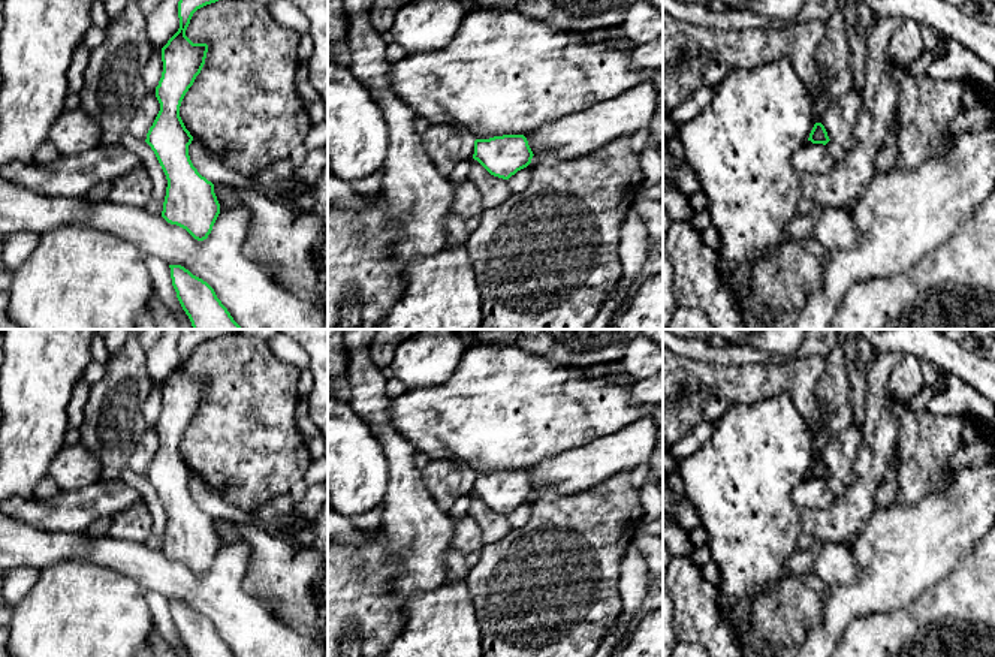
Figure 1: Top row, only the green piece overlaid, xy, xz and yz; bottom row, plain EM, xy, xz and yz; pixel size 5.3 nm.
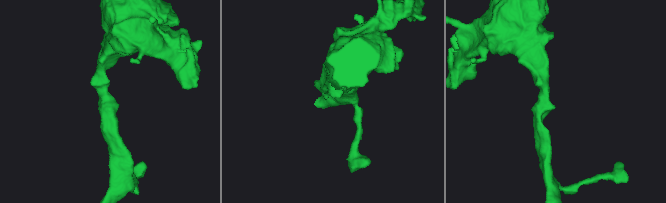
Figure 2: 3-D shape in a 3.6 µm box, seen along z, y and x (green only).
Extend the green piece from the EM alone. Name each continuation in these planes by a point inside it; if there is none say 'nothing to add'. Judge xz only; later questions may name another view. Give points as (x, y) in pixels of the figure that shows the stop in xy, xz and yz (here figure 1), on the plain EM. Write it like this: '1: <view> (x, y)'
nothing to add

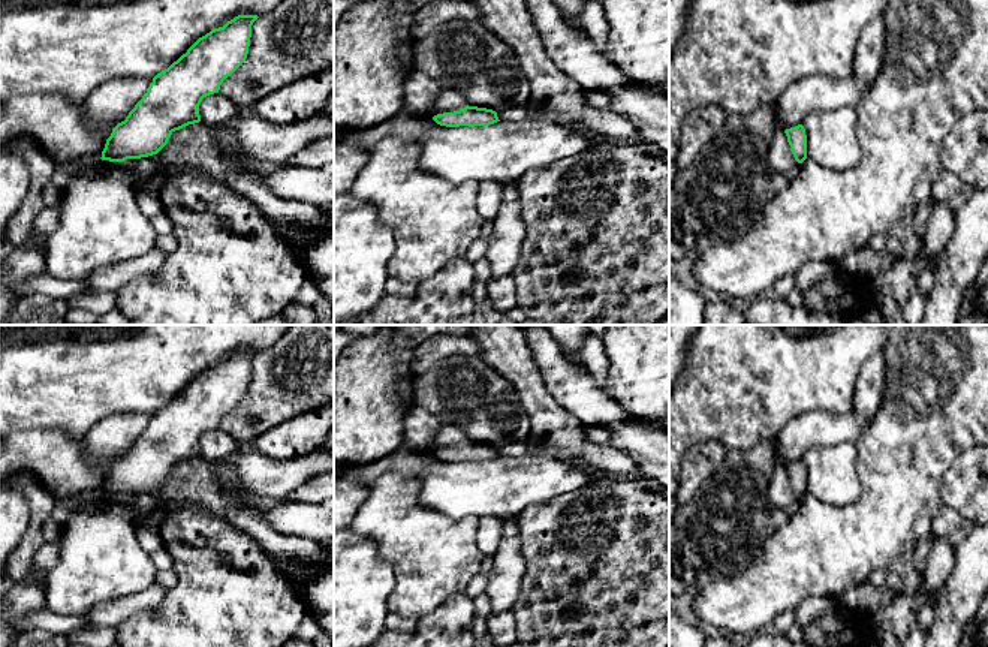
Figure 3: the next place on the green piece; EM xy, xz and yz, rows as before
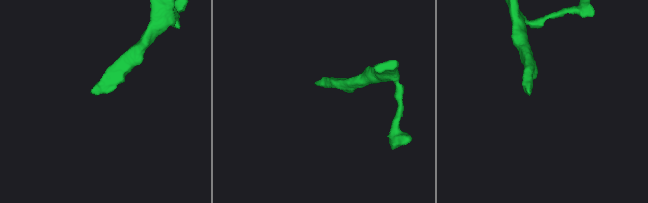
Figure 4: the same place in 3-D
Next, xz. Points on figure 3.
1: xz (448, 436)

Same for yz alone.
1: yz (780, 494)

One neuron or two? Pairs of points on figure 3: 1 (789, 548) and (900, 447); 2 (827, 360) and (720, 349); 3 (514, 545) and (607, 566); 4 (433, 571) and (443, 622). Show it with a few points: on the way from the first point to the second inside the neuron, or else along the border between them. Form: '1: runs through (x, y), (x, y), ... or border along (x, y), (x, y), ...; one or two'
1: runs through (824, 548), (892, 481); one
2: runs through (800, 349), (747, 349); one
3: border along (515, 517), (524, 560), (520, 583); two
4: border along (463, 593), (449, 596), (418, 620); two

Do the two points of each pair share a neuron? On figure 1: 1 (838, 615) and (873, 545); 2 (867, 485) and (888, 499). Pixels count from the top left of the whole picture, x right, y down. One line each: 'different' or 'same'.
1: same
2: different

